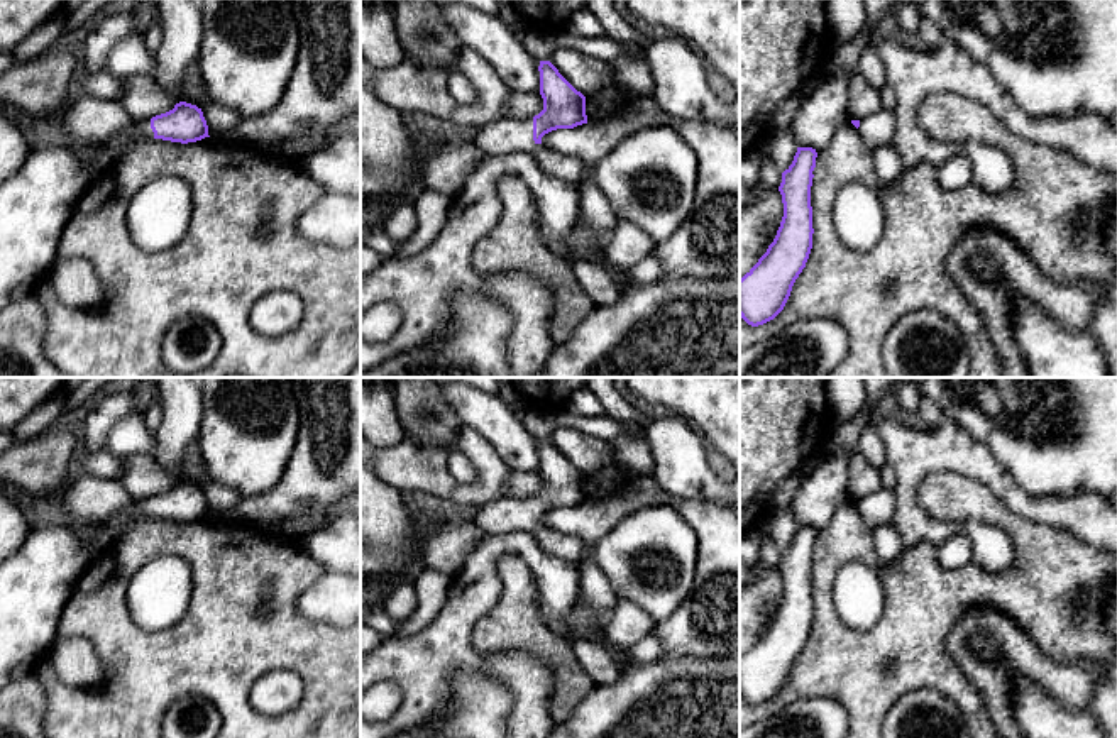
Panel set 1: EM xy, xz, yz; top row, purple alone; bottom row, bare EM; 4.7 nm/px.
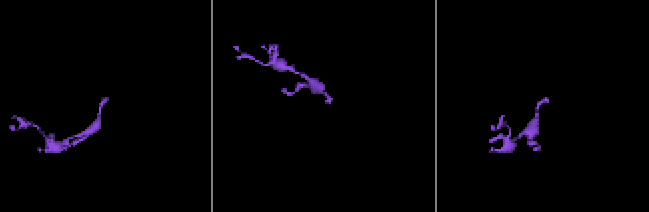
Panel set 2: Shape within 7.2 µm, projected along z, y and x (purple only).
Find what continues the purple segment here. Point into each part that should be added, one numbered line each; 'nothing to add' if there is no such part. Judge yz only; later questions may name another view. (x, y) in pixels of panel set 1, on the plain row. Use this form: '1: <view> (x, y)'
1: yz (879, 508)

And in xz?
1: xz (650, 556)

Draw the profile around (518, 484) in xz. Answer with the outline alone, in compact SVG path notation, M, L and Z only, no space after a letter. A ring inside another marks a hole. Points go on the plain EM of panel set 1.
M509 471L506 479L506 496L509 498L533 498L543 489L543 477L540 472Z

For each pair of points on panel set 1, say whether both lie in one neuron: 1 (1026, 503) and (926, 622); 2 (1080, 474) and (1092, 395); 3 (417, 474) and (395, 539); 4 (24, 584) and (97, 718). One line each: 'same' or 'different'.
1: different
2: same
3: different
4: different

